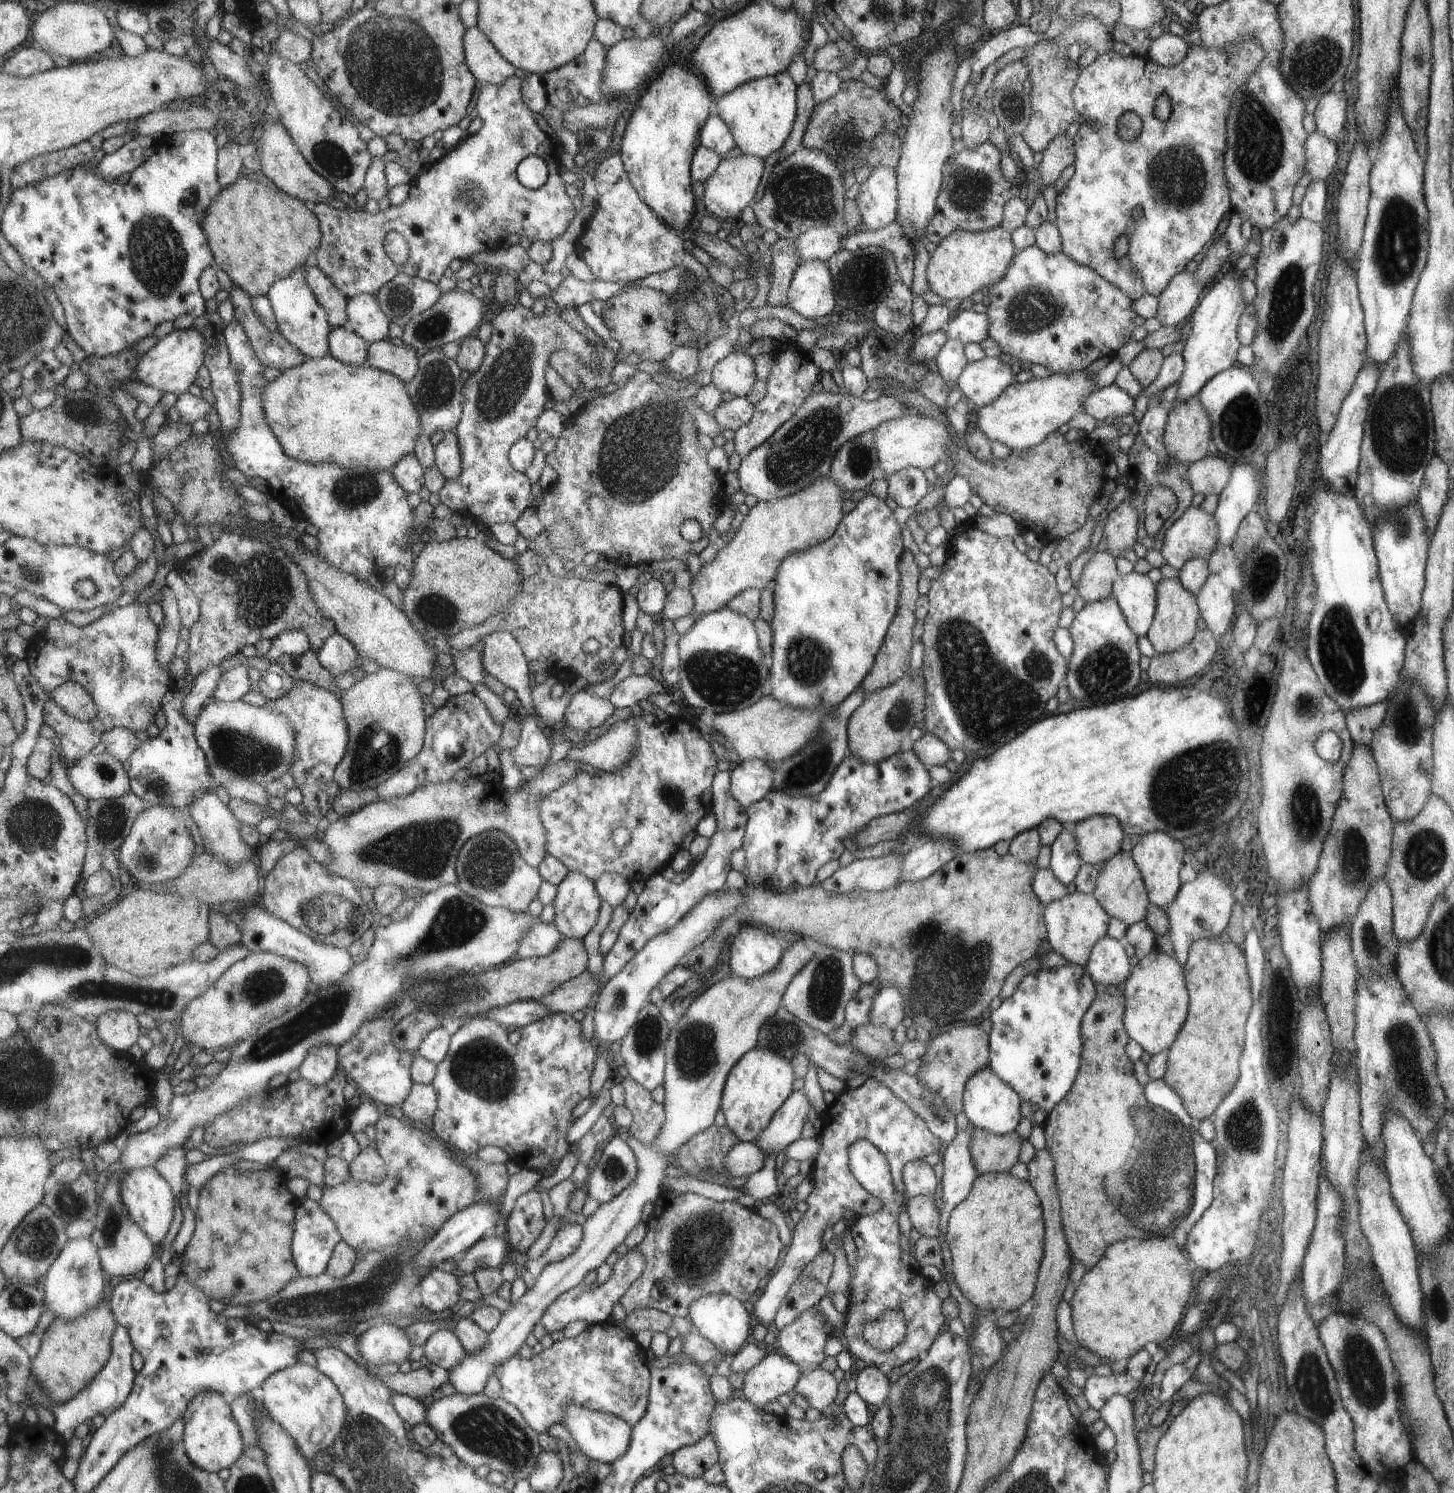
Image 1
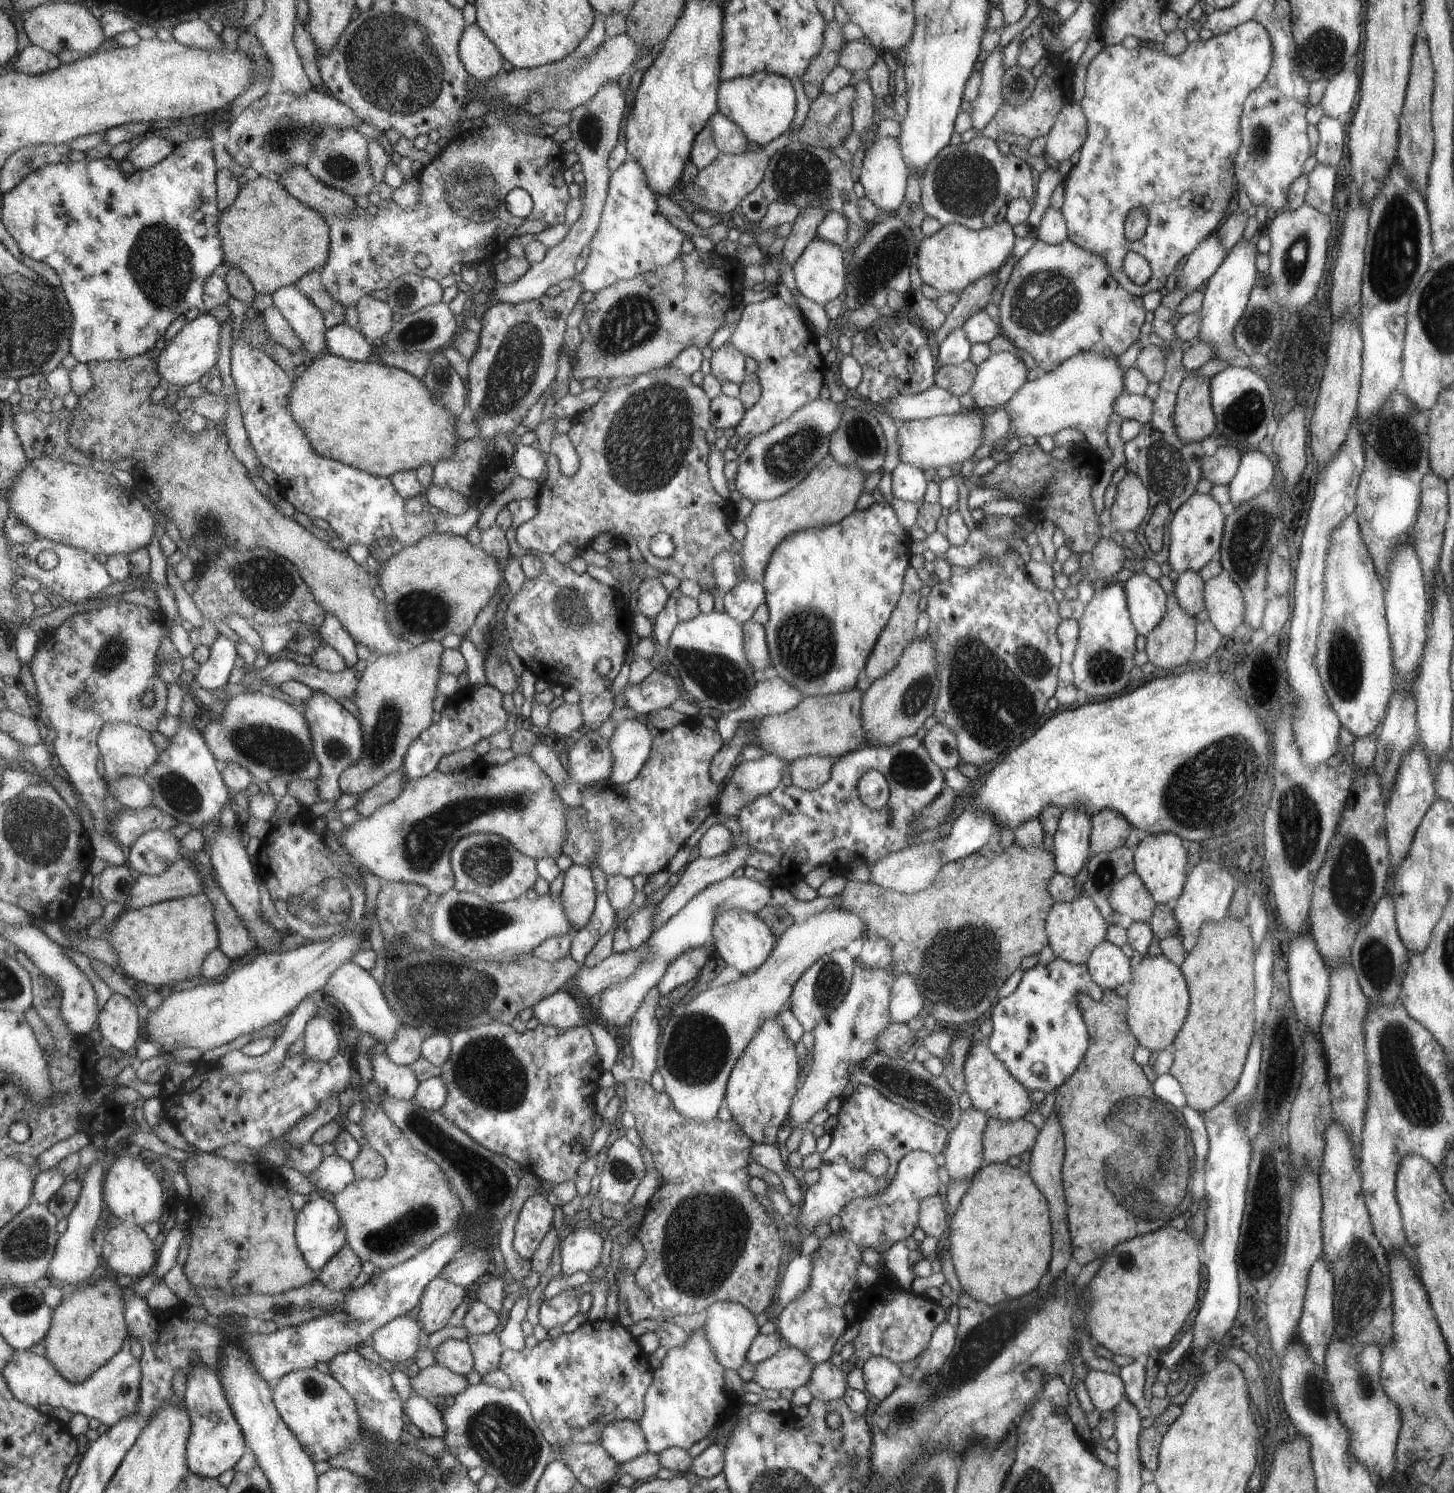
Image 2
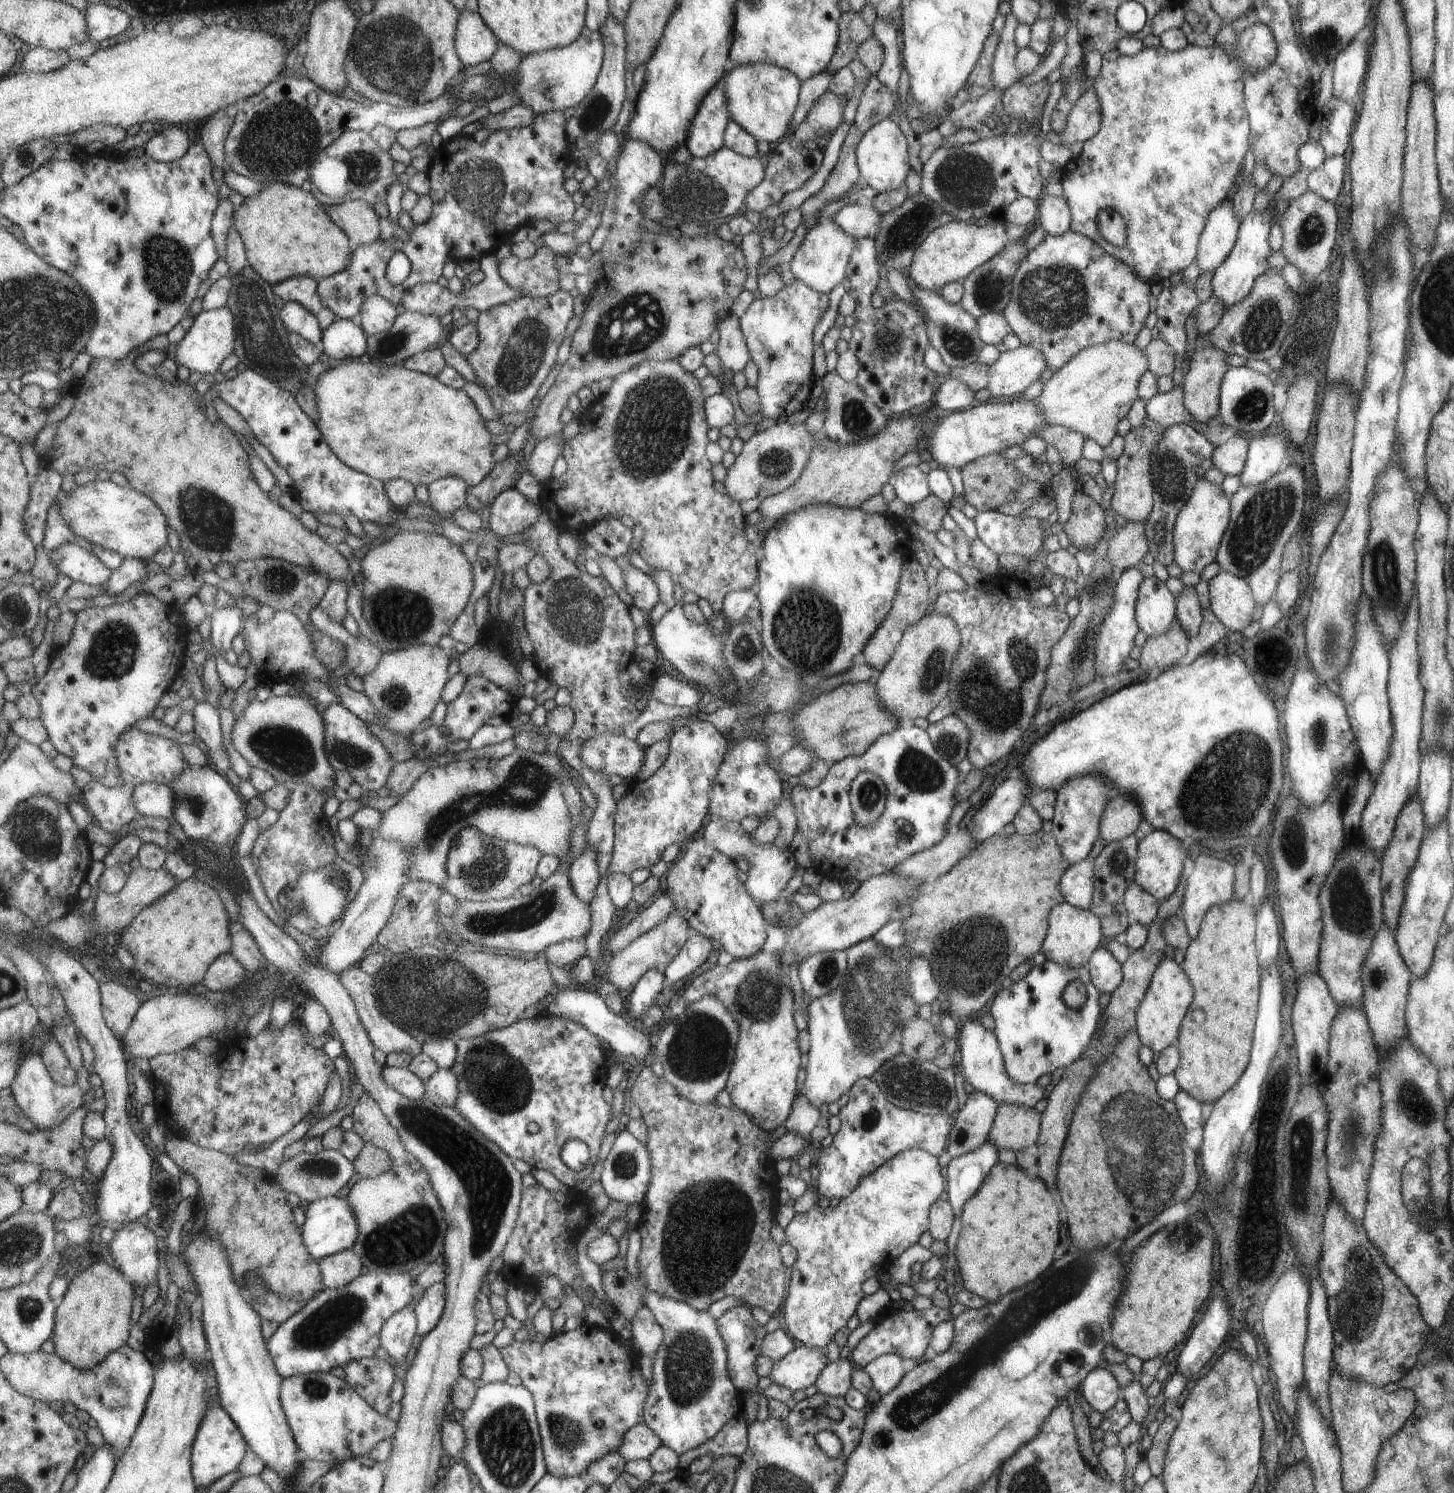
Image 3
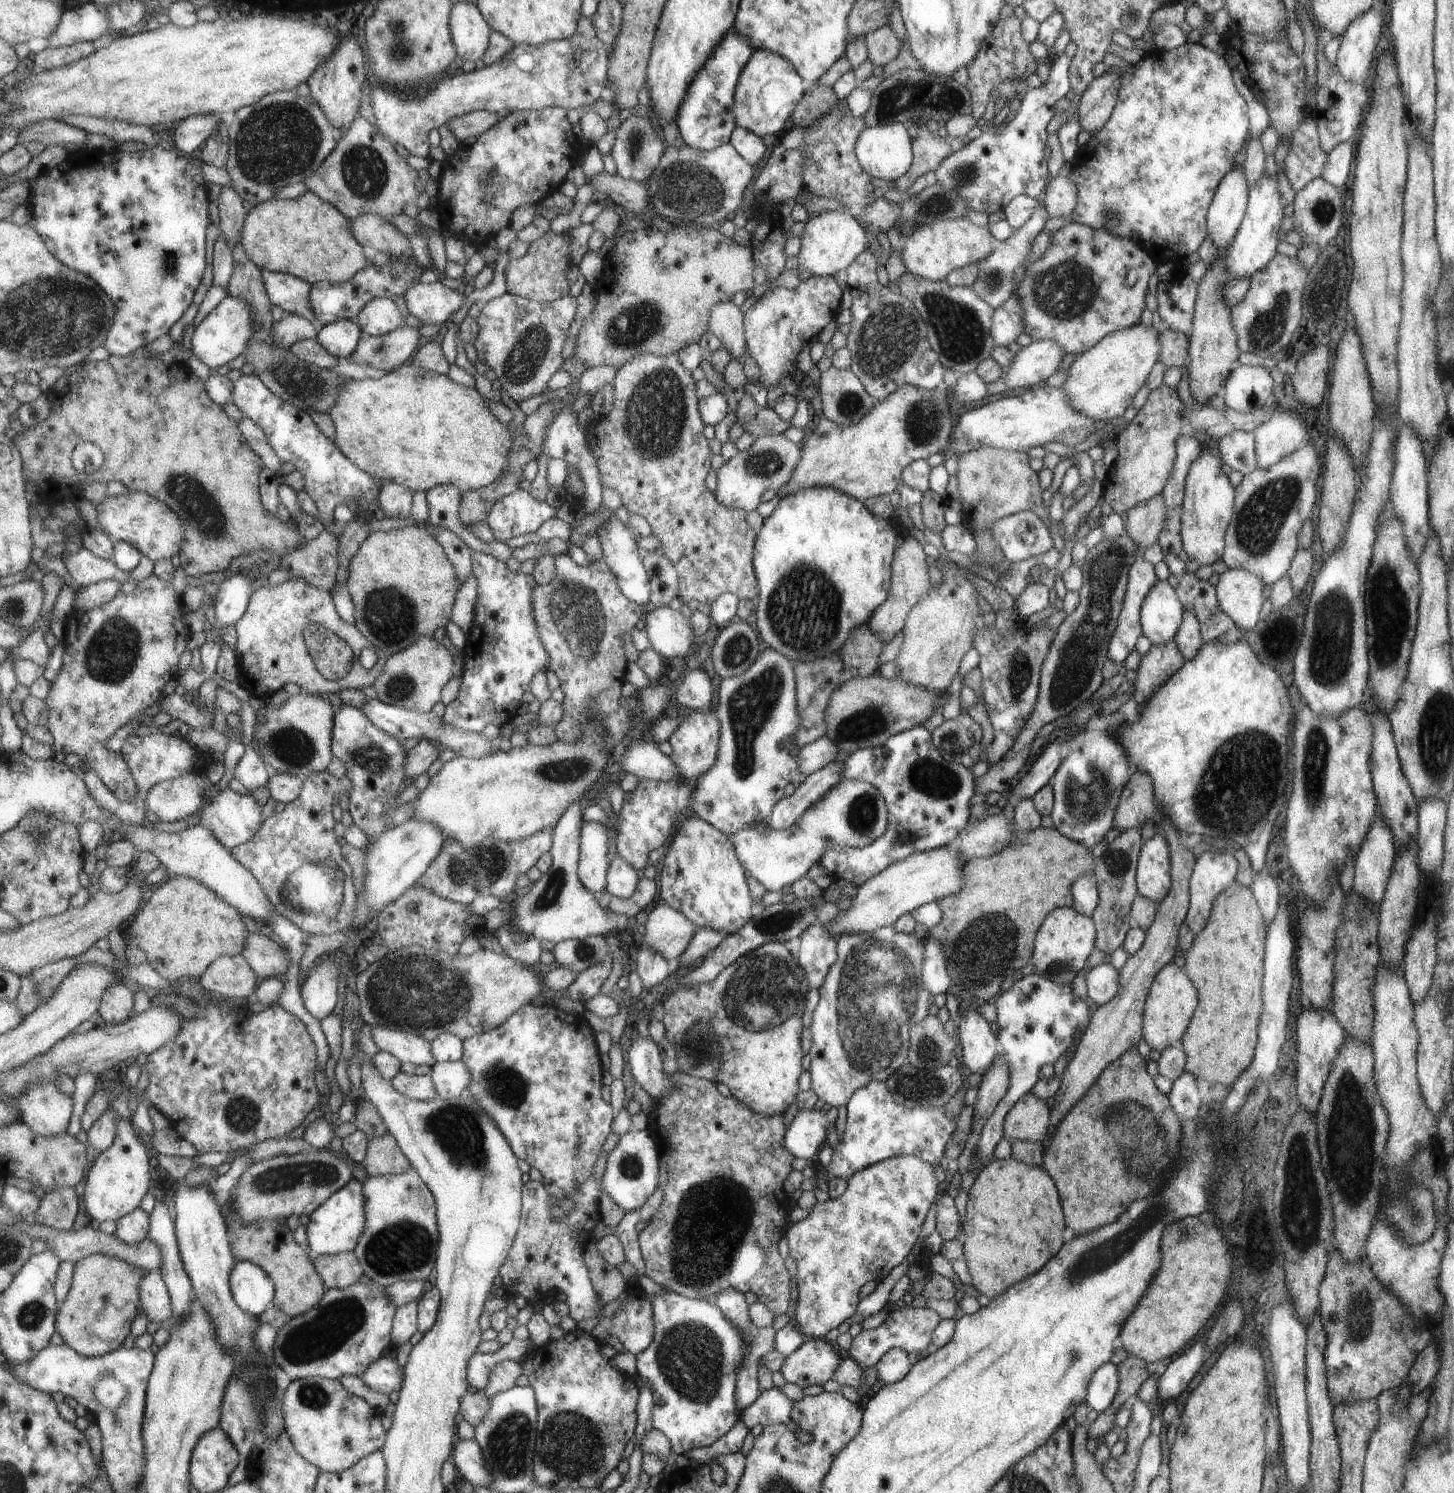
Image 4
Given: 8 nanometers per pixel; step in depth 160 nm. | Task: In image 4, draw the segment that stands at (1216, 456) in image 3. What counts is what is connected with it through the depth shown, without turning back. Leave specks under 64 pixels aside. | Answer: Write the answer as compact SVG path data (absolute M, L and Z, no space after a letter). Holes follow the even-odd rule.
M1234 430L1224 434L1216 442L1216 449L1222 462L1232 471L1244 475L1257 467L1254 431Z

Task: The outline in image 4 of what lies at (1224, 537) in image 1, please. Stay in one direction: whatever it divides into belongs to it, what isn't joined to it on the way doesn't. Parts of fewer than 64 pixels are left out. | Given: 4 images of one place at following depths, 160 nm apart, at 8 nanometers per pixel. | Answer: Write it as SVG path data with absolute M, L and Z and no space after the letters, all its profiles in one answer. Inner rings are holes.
M1295 411L1274 412L1254 431L1257 467L1267 468L1303 444L1307 428Z

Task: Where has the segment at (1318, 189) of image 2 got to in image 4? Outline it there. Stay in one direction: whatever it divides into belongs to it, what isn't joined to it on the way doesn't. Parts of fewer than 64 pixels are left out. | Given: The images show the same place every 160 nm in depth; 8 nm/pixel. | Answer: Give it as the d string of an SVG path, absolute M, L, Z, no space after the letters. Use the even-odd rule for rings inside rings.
M1351 139L1336 144L1326 154L1324 169L1319 177L1323 177L1328 183L1336 187L1342 187L1347 180L1347 176L1349 176L1349 170L1351 170L1351 160L1354 158L1355 146L1356 140Z

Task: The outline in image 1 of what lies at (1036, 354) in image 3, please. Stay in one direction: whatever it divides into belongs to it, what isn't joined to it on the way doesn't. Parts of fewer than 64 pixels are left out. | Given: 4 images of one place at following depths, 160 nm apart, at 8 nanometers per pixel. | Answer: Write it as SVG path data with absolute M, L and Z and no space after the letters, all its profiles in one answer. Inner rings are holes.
M983 357L968 362L956 378L955 385L962 394L962 400L971 400L978 409L1013 382L1014 374L1009 364L1003 363L999 357Z

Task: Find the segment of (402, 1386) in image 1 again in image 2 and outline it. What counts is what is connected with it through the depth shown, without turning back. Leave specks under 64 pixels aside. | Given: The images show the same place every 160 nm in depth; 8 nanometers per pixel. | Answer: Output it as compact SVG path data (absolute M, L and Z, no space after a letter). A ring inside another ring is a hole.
M437 1362L425 1367L411 1379L415 1394L434 1400L437 1396L453 1396L465 1392L470 1385L466 1376L449 1370Z

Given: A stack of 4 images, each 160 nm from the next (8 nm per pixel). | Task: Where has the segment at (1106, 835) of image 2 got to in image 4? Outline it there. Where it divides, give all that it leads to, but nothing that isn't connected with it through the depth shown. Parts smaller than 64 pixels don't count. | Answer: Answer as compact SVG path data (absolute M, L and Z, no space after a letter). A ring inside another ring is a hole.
M1137 769L1130 775L1120 795L1119 804L1114 812L1113 828L1119 832L1131 827L1141 827L1143 818L1149 818L1153 814L1153 793L1151 777Z

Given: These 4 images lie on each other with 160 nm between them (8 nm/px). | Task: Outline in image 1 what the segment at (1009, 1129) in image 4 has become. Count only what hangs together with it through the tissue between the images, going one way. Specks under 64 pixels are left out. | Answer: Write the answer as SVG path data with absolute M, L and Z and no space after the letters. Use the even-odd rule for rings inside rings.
M976 1128L970 1139L970 1155L977 1174L1007 1173L1018 1161L1022 1140L1014 1130L998 1135Z

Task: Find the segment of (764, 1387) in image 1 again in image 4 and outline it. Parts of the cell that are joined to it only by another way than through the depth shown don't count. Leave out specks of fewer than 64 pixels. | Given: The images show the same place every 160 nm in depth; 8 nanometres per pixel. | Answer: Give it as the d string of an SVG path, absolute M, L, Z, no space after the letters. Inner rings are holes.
M806 1338L797 1350L784 1357L779 1371L787 1383L802 1389L812 1384L821 1386L832 1378L839 1366L839 1358L825 1338Z

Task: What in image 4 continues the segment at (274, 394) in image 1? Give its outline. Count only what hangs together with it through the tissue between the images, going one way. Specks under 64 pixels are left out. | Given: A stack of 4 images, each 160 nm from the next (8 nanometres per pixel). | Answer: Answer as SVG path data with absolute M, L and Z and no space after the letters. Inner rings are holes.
M413 362L402 364L380 379L351 379L349 383L346 383L346 388L340 394L338 403L332 408L329 414L336 424L336 443L345 453L345 456L348 456L361 470L373 475L377 480L381 479L385 482L399 483L410 488L412 491L423 490L423 492L427 492L439 485L453 485L460 488L463 493L466 493L492 485L497 479L501 479L510 467L510 457L514 448L514 440L518 435L518 432L511 434L509 423L505 424L505 422L498 420L497 416L491 412L491 408L487 406L485 397L479 392L479 389L459 384L448 374L440 375L436 372L431 372L423 367L418 367Z

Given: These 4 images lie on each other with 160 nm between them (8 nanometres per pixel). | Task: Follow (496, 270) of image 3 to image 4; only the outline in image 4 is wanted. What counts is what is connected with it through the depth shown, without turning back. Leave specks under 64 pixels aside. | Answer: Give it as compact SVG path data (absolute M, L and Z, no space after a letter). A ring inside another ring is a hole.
M438 280L434 283L417 283L404 294L406 306L412 316L423 324L445 326L451 316L463 306L465 292L451 290Z

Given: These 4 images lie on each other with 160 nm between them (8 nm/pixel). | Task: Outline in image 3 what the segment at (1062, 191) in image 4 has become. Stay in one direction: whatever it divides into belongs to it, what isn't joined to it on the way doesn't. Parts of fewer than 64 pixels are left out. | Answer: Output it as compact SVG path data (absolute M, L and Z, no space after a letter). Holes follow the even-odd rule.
M1043 194L1037 205L1035 223L1043 228L1047 235L1058 235L1069 229L1070 210L1062 195Z

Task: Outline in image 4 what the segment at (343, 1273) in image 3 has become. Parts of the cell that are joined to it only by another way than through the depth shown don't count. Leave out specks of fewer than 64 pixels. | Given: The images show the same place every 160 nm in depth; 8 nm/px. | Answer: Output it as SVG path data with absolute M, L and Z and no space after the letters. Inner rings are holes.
M355 1251L318 1255L314 1263L327 1289L346 1289L361 1280L364 1268Z

